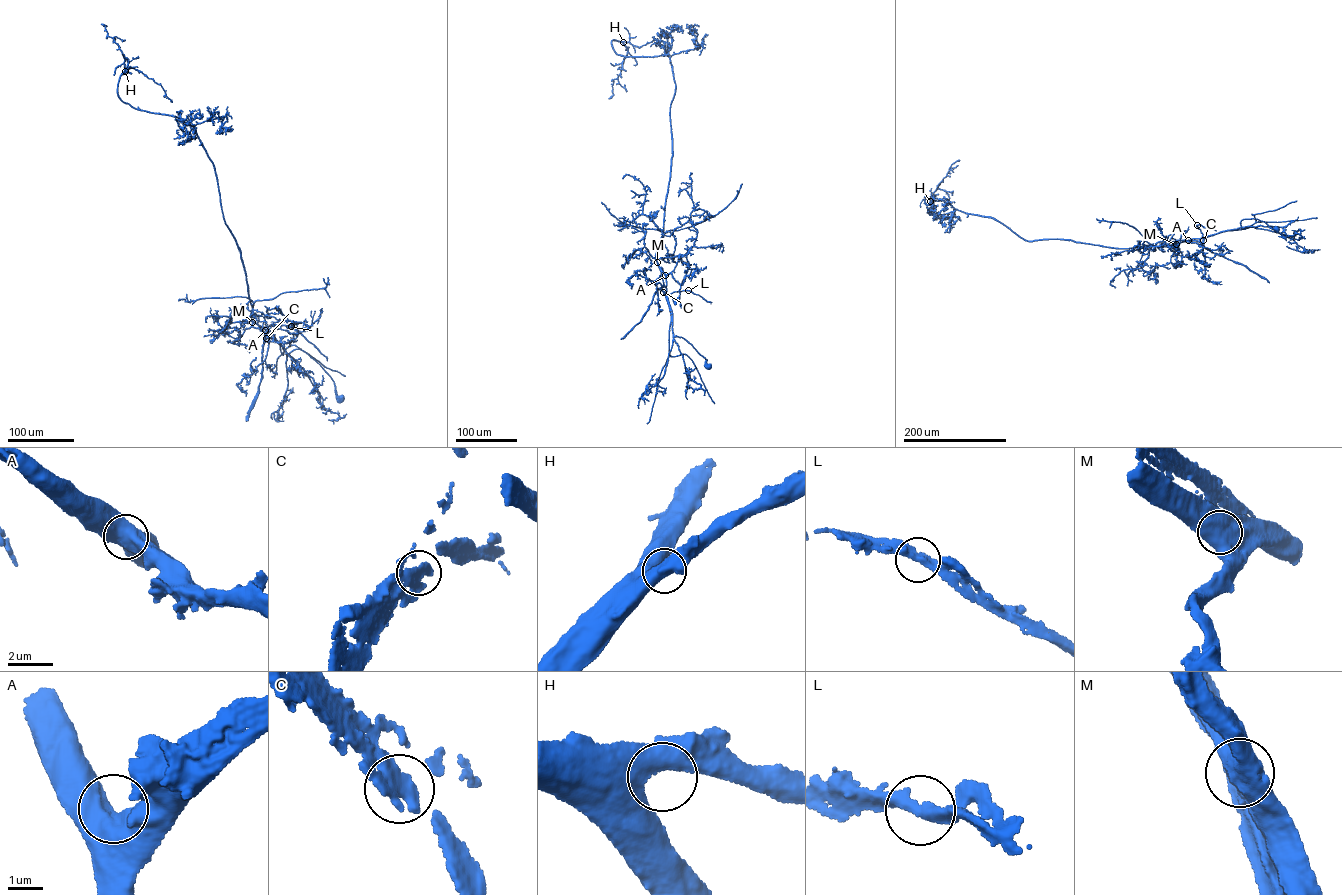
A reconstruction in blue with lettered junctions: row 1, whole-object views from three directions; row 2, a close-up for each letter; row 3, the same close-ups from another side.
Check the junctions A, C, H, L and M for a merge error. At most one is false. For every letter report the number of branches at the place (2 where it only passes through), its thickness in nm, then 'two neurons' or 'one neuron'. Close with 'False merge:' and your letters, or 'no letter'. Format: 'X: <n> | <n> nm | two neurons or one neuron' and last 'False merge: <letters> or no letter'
A: 2 | 700 nm | one neuron
C: 2 | 440 nm | one neuron
H: 2 | 550 nm | one neuron
L: 2 | 320 nm | one neuron
M: 2 | 750 nm | two neurons
False merge: M

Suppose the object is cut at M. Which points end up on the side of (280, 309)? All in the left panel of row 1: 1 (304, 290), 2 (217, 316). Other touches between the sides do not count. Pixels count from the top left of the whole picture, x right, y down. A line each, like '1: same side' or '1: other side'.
1: other side
2: same side

